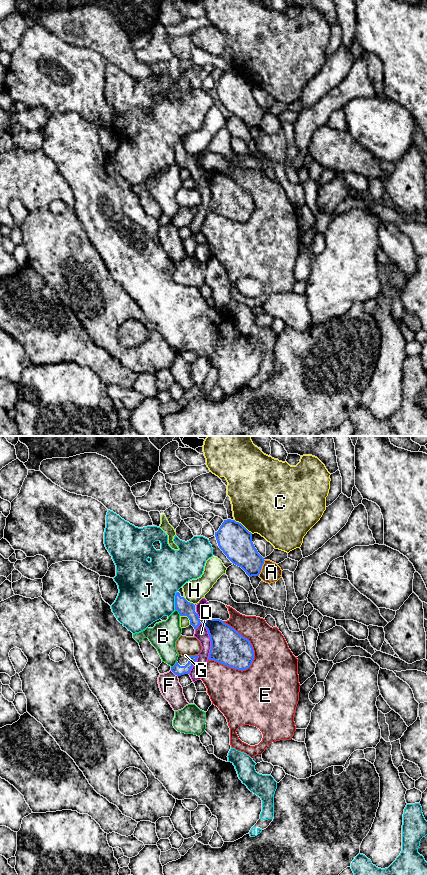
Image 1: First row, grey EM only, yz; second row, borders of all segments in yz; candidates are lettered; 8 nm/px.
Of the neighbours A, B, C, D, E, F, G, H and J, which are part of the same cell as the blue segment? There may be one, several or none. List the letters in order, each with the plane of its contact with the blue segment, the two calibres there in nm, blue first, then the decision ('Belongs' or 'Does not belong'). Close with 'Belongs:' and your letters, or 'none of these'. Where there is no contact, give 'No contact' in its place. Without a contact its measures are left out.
A: Touches blue in yz. Thickness 240 nm (blue) against 160 nm. Does not belong
B: Touches blue in yz. Thickness 120 nm (blue) against 220 nm. Does not belong
C: Touches blue in yz. Thickness 260 nm (blue) against 500 nm. Does not belong
D: Touches blue in yz. Thickness 280 nm (blue) against 110 nm. Does not belong
E: Touches blue in yz. Thickness 280 nm (blue) against 320 nm. Does not belong
F: Touches blue in yz. Thickness 90 nm (blue) against 170 nm. Does not belong
G: Touches blue in yz. Thickness 90 nm (blue) against 160 nm. Does not belong
H: Touches blue in yz. Thickness 120 nm (blue) against 80 nm. Does not belong
J: Touches blue in yz. Thickness 120 nm (blue) against 460 nm. Does not belong
Belongs: none of these

